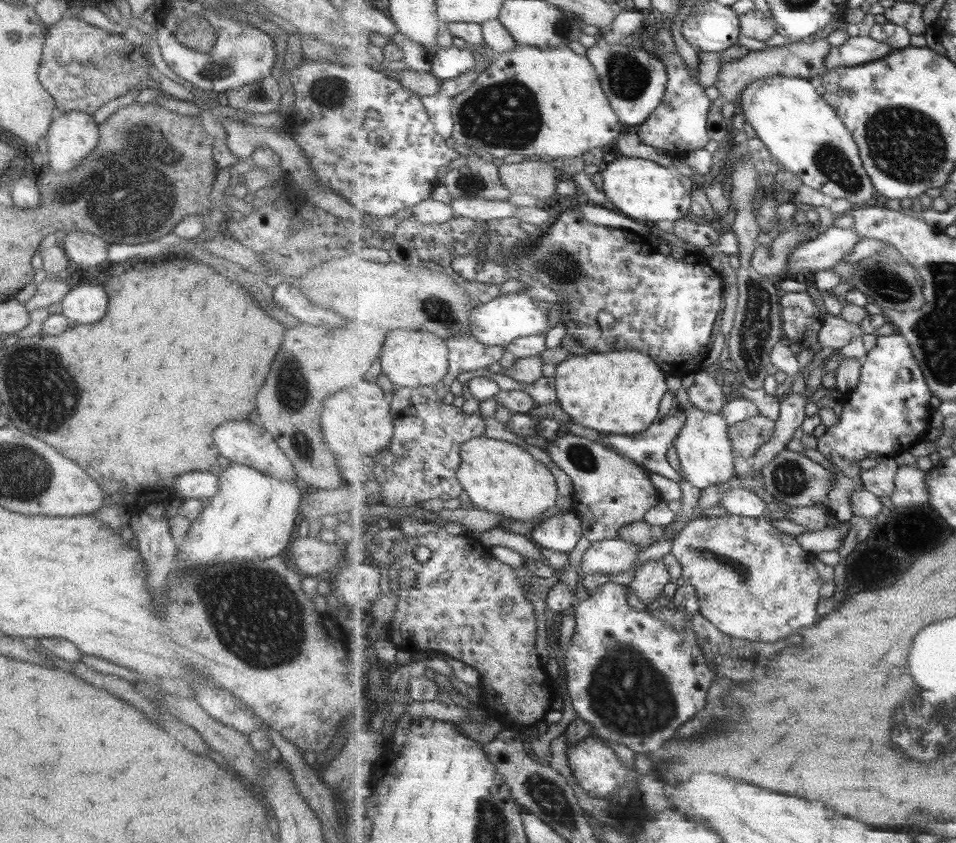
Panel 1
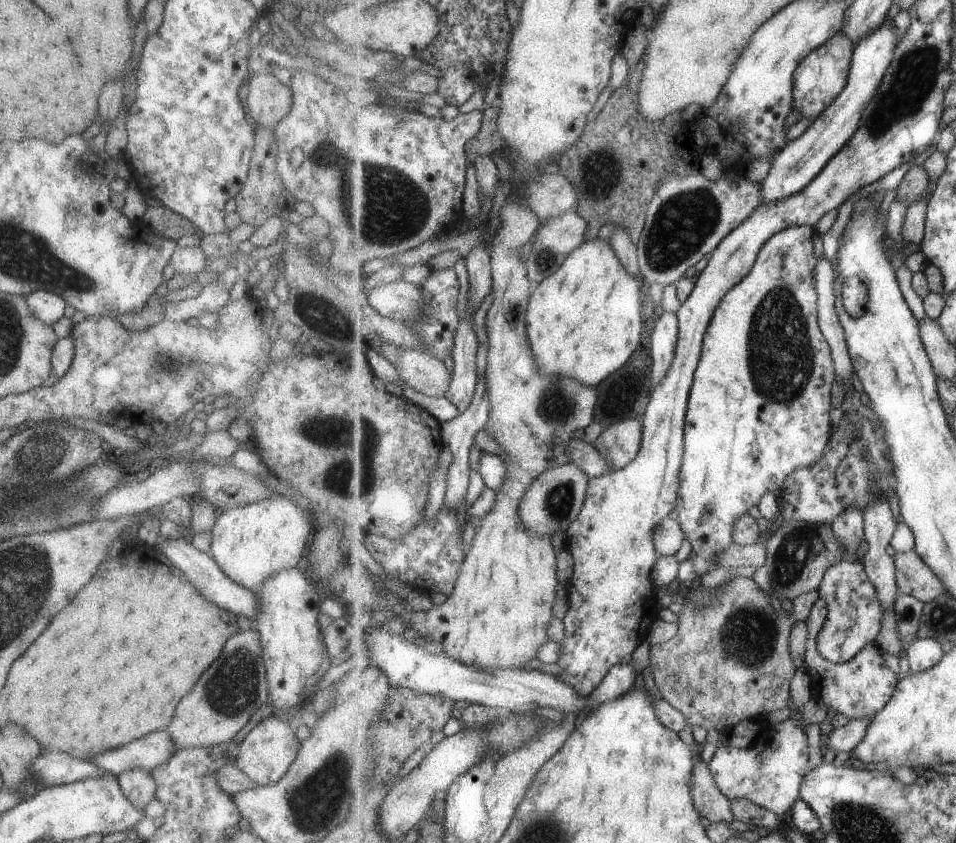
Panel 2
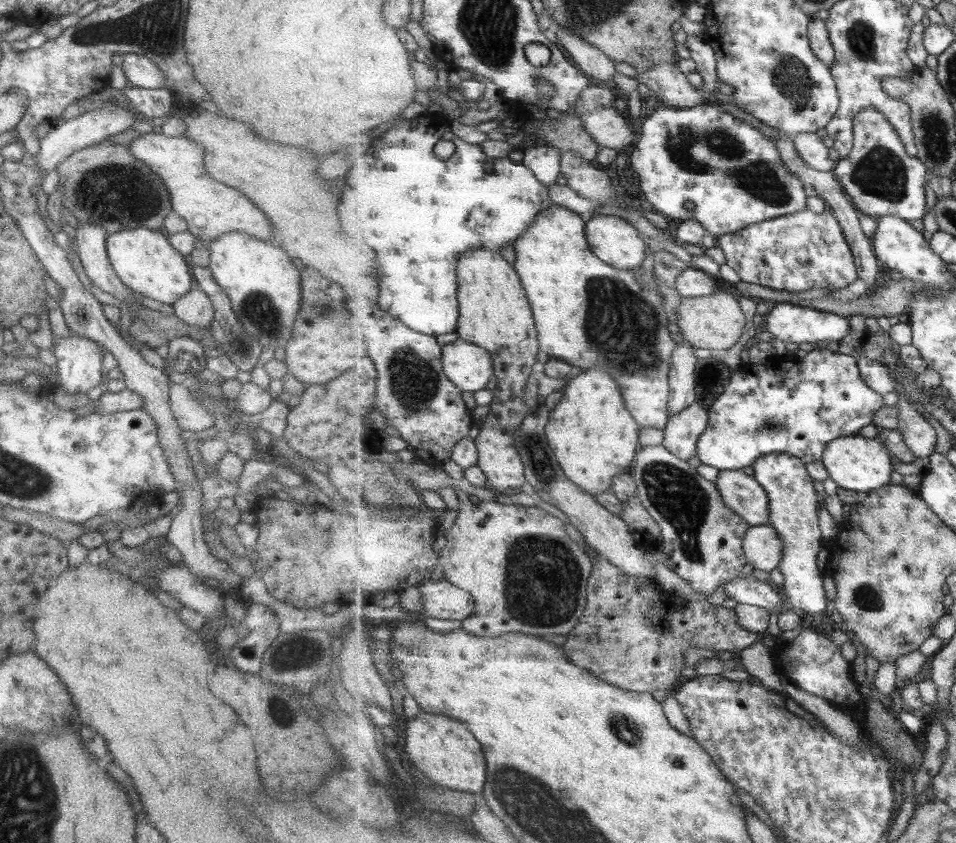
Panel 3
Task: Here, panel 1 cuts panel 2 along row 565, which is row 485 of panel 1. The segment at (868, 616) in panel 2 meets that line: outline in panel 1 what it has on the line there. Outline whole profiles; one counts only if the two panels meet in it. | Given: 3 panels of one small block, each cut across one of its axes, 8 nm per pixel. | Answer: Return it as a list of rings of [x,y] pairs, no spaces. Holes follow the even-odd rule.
[[[896,333],[877,338],[876,345],[863,359],[859,386],[847,402],[849,414],[843,414],[837,426],[827,428],[818,438],[817,450],[841,470],[841,474],[835,475],[835,486],[829,492],[829,508],[839,523],[845,524],[853,518],[853,491],[865,486],[859,461],[871,452],[883,457],[907,452],[931,428],[933,408],[929,407],[929,400],[933,393],[908,339]]]

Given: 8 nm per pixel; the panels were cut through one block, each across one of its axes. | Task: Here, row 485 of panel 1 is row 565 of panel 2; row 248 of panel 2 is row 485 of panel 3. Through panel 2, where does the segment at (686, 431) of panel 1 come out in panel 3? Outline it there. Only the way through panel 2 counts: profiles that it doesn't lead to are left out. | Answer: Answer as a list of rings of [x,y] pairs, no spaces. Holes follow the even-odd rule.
[[[787,453],[768,454],[752,464],[750,471],[768,491],[770,506],[770,526],[775,528],[783,539],[785,554],[779,563],[782,573],[783,590],[793,610],[803,615],[825,616],[825,608],[829,604],[827,592],[823,588],[824,571],[819,570],[819,552],[826,546],[820,526],[821,496],[815,490],[814,478],[808,471],[808,463]]]

